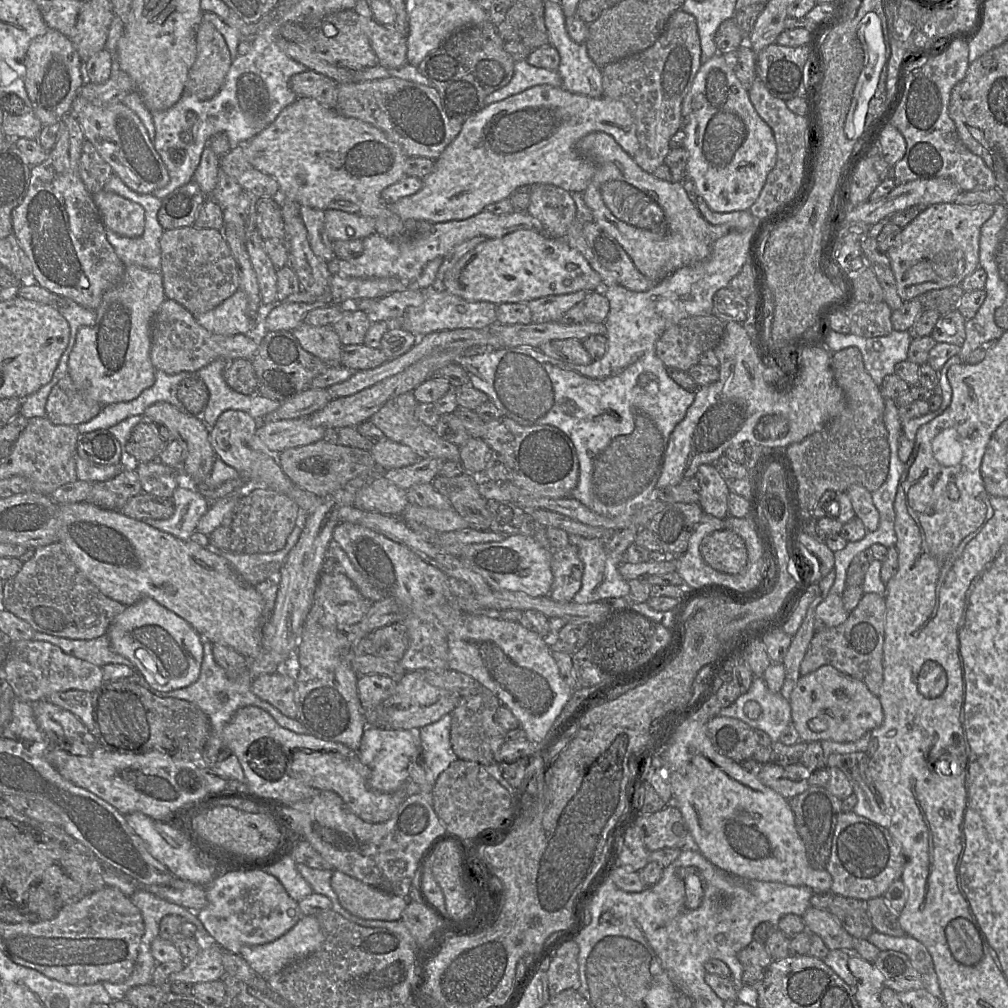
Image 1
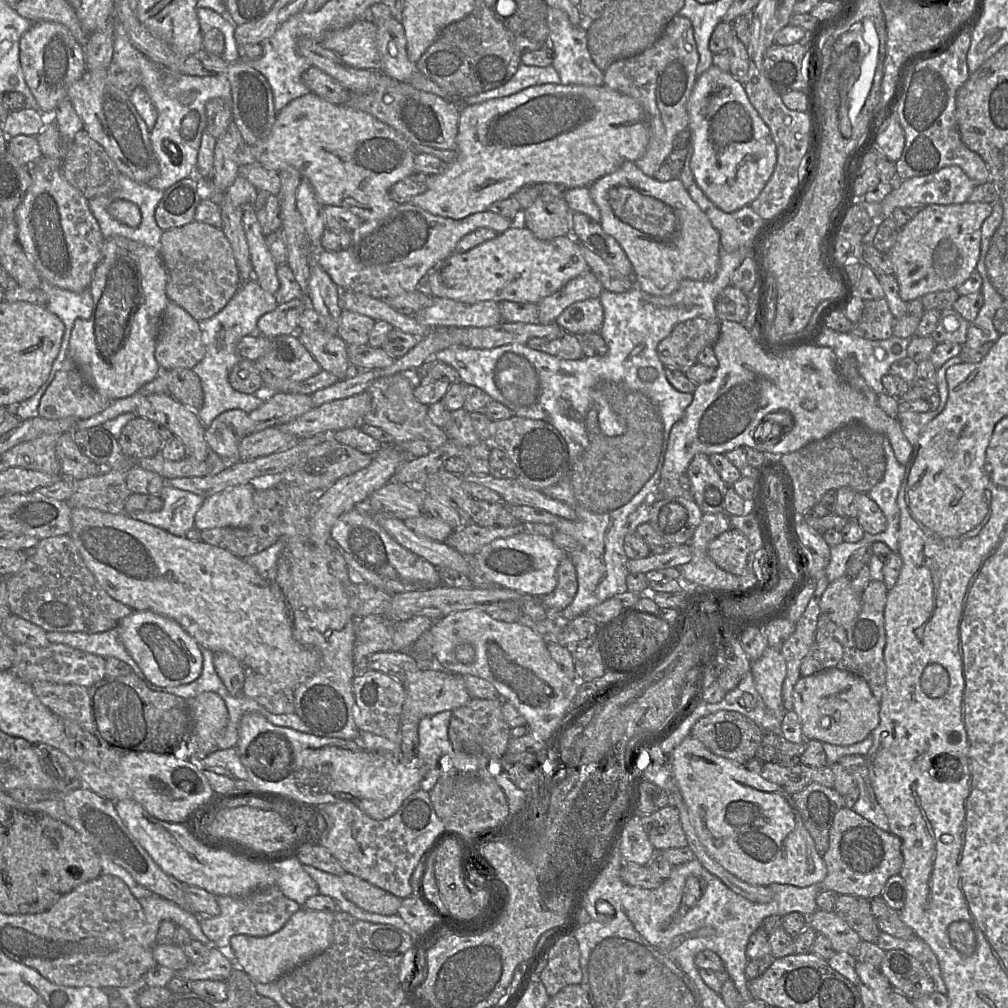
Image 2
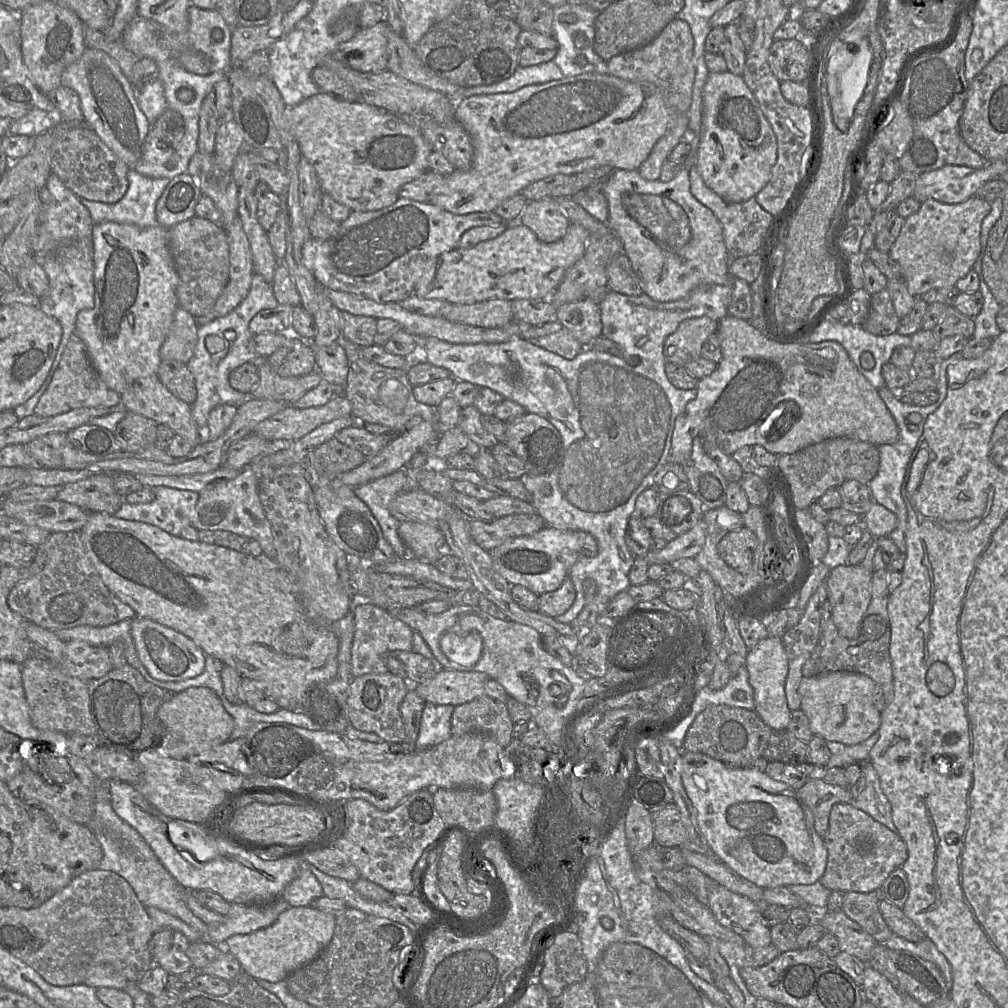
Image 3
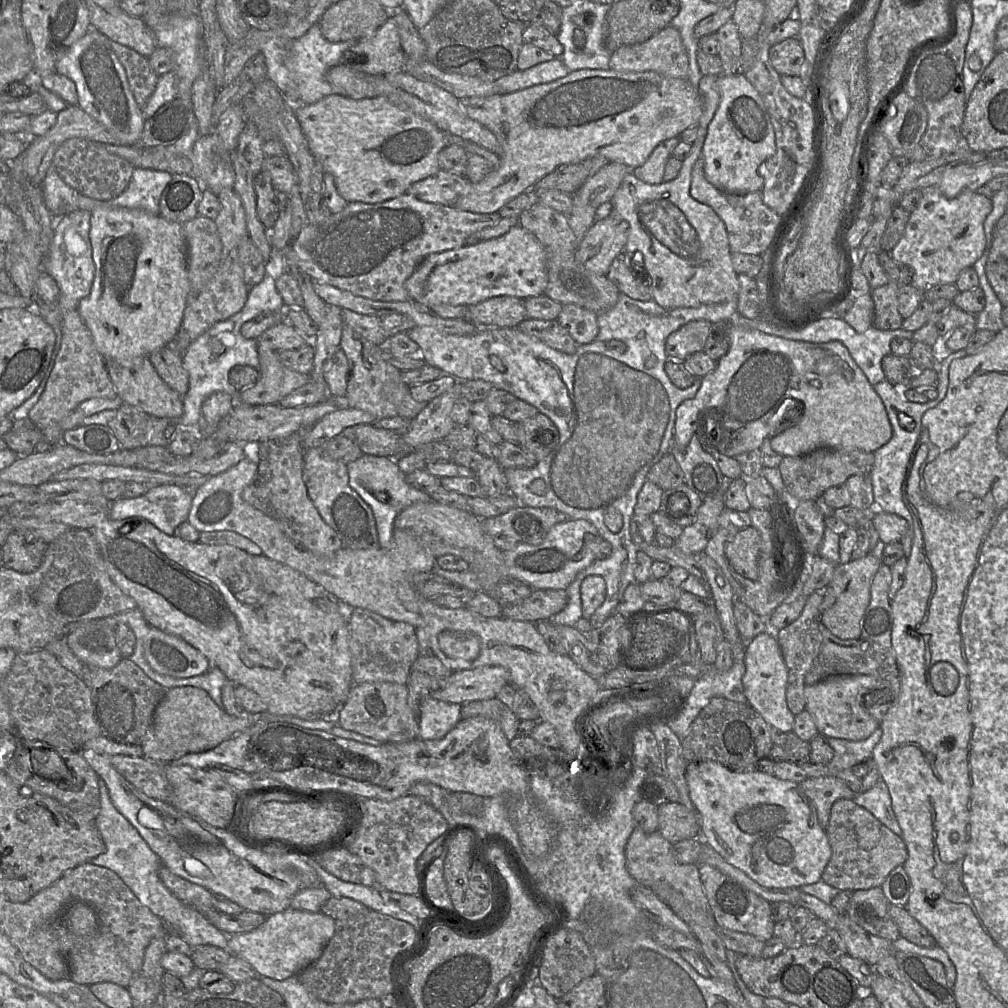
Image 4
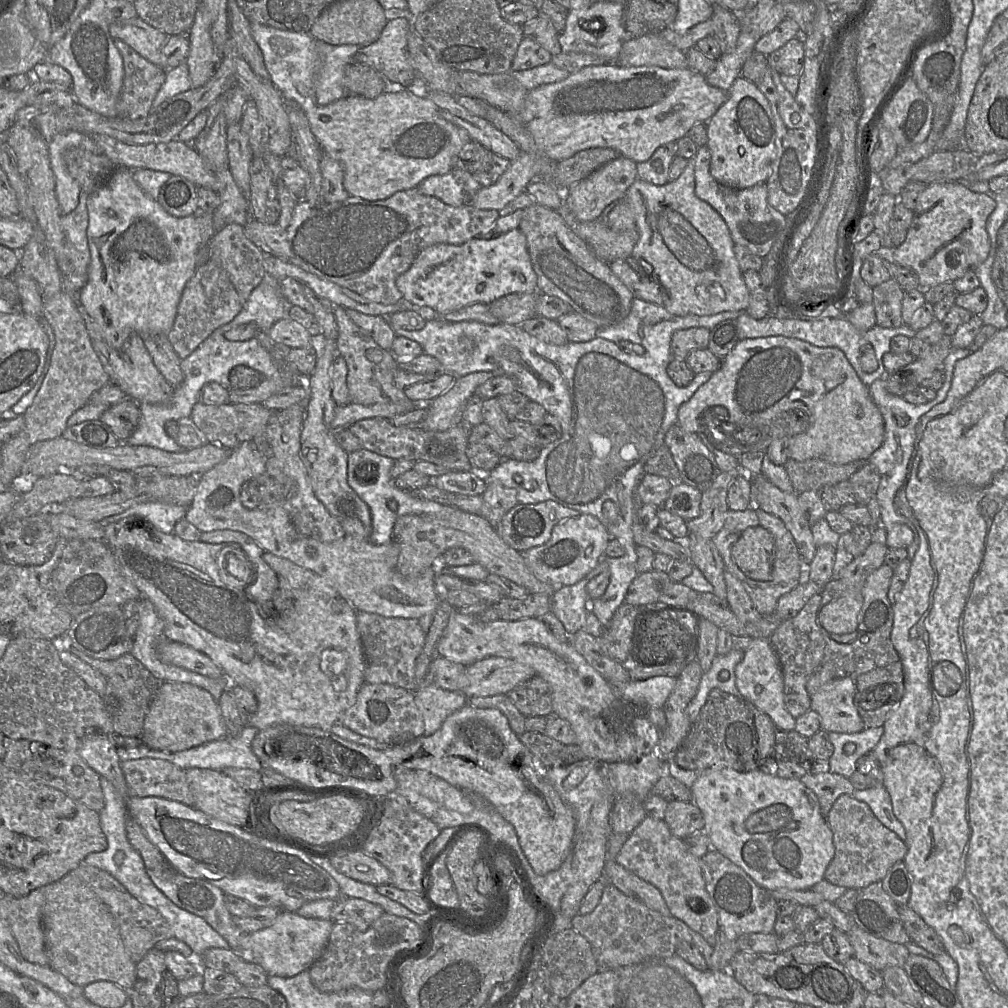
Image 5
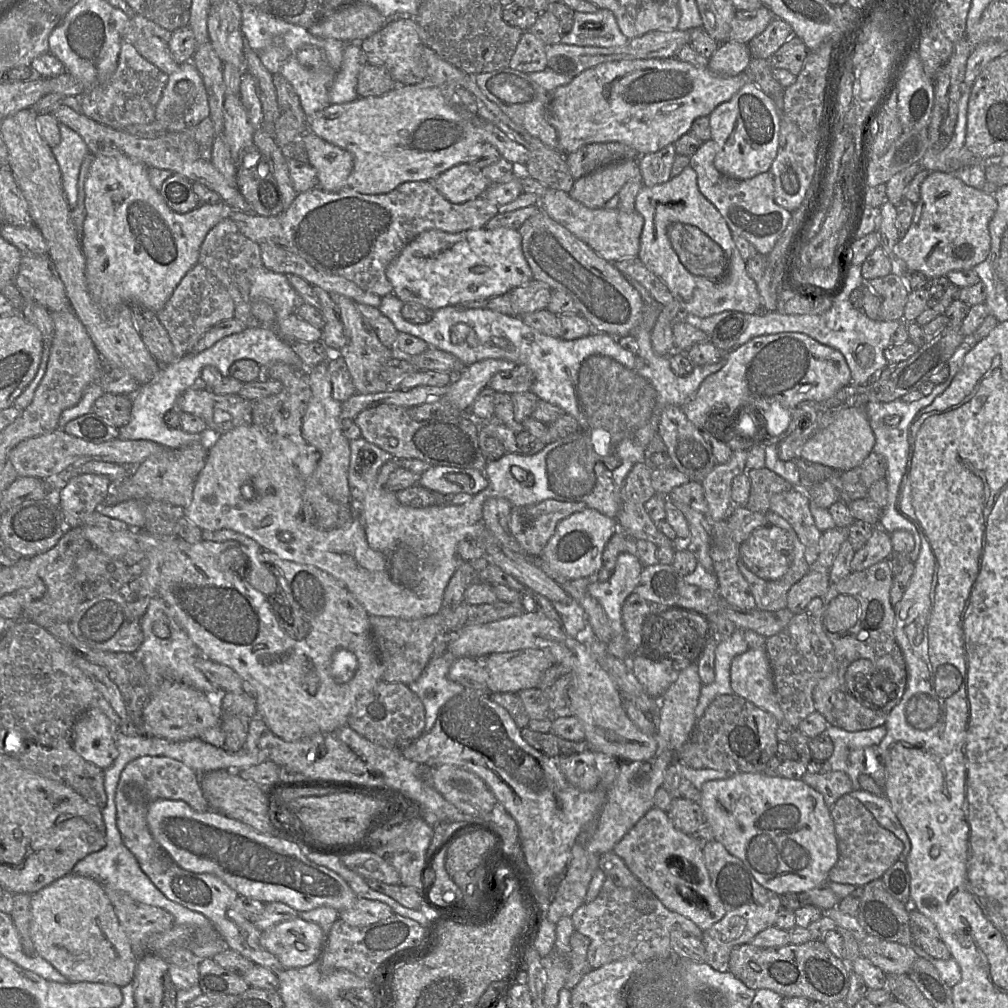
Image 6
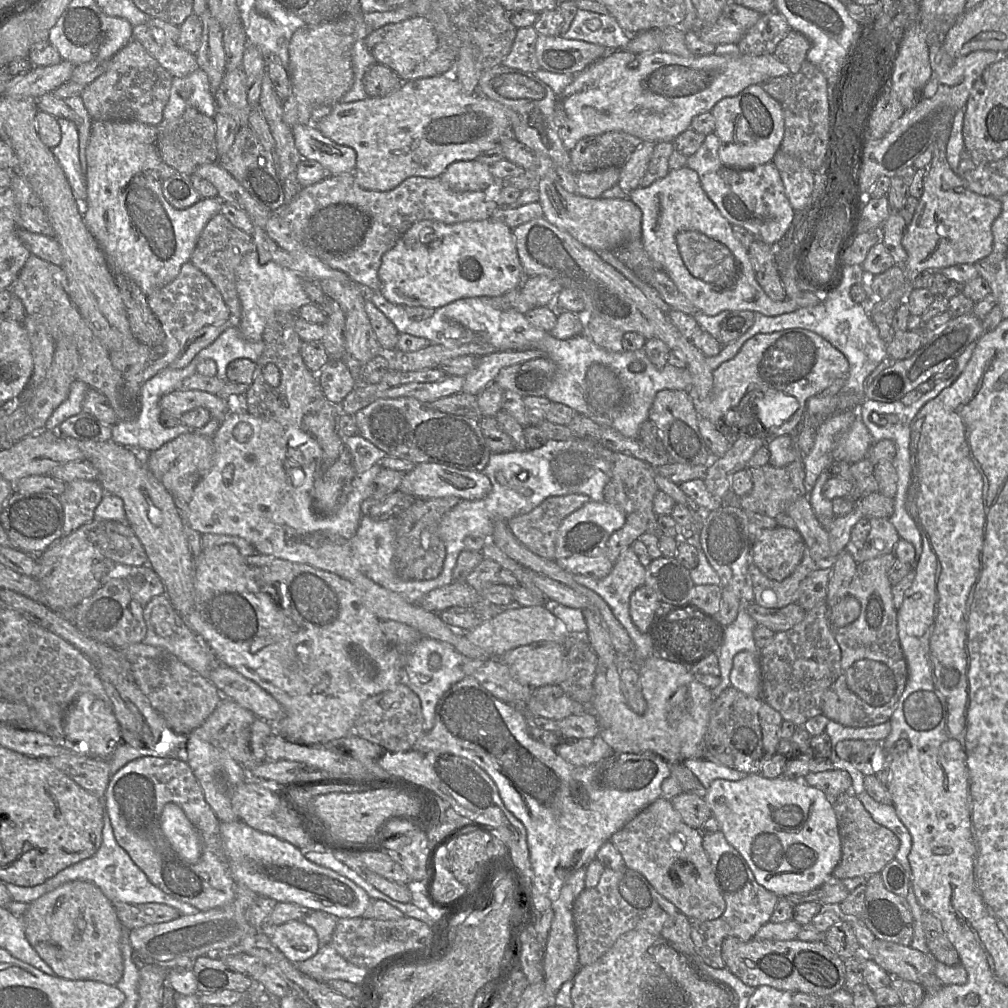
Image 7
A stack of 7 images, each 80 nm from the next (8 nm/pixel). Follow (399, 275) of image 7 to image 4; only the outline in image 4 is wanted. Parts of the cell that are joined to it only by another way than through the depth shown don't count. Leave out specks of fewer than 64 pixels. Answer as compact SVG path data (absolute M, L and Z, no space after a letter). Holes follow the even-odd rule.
M518 224L500 237L428 255L406 280L405 288L414 302L457 306L497 296L527 299L544 294L547 284L546 250L534 234Z

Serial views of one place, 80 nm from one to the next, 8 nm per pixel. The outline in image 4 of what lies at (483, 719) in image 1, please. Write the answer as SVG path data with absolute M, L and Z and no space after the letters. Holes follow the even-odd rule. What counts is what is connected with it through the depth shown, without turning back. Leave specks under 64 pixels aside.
M496 697L463 703L460 715L461 719L485 717L498 722L509 741L517 736L520 720L506 704Z

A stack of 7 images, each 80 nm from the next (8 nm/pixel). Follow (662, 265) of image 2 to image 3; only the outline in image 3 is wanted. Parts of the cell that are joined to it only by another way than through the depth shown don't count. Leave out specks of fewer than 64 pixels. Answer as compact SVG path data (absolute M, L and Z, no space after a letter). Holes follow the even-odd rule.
M684 164L680 167L679 173L669 182L648 181L642 178L638 170L613 170L609 175L608 182L603 194L608 202L609 217L607 225L620 238L623 243L623 252L628 257L632 269L637 274L643 293L658 302L671 302L687 297L694 289L701 285L723 285L731 283L733 277L729 273L730 255L727 251L722 224L715 214L705 205L701 204L690 192L690 169L691 165Z

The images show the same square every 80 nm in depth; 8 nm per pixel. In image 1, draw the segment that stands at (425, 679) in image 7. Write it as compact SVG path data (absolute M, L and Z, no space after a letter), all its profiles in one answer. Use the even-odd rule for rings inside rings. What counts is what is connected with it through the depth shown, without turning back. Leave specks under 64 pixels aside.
M445 714L438 721L419 728L421 742L421 763L425 777L429 783L435 783L438 776L454 761L458 759L450 743L451 716Z

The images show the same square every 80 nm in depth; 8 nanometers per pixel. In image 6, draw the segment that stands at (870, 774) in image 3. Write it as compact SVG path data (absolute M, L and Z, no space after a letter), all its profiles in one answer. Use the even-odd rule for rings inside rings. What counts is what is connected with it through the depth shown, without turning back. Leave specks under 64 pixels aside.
M862 789L853 790L850 794L863 803L882 827L891 831L903 842L904 849L900 860L906 863L906 858L911 850L910 839L894 814L888 798L885 795L874 795Z

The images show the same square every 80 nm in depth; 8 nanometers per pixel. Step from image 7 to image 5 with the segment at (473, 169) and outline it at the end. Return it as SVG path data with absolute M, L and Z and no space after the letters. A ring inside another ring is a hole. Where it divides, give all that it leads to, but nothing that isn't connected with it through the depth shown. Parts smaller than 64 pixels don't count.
M454 168L446 174L426 178L417 188L424 195L436 197L447 205L459 207L470 204L481 186L473 174Z

